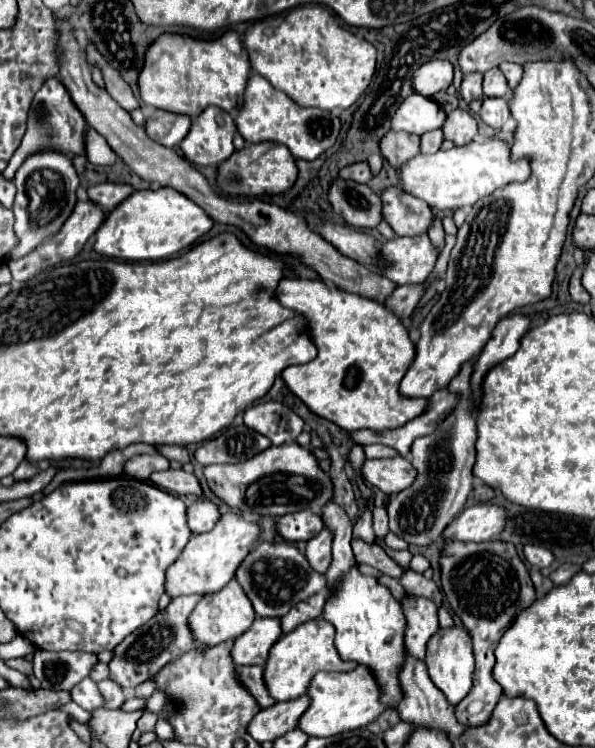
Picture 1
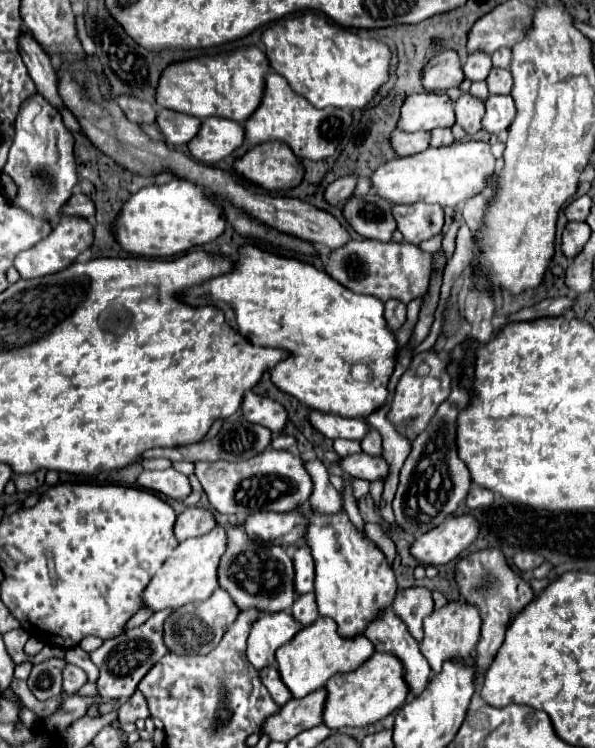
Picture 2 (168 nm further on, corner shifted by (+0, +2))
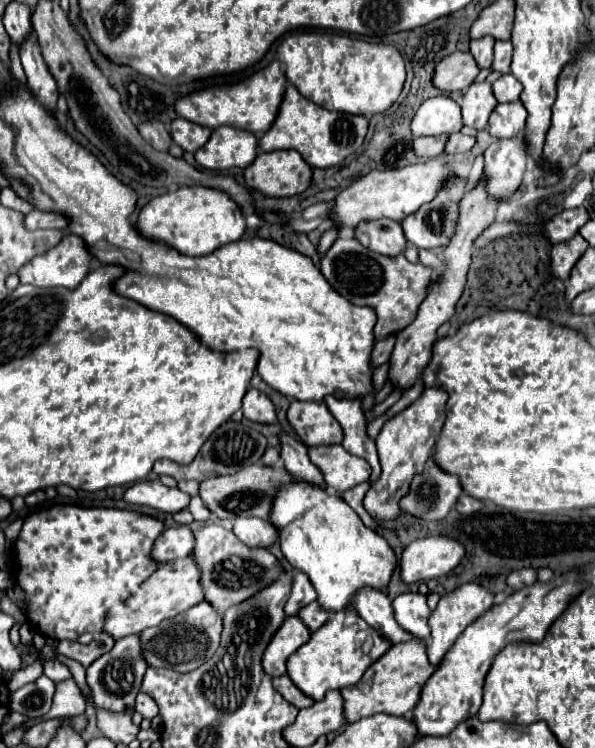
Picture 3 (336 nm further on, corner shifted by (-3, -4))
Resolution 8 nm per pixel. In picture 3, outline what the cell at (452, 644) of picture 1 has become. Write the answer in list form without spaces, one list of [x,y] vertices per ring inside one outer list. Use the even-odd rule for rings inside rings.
[[[466,583],[466,585],[458,587],[458,589],[454,589],[452,593],[444,595],[444,597],[440,599],[438,607],[432,611],[432,615],[430,615],[430,619],[428,619],[428,627],[432,629],[432,639],[430,639],[428,651],[426,651],[430,663],[432,663],[434,667],[438,667],[440,661],[442,661],[442,657],[446,655],[446,651],[448,651],[448,649],[454,645],[454,641],[460,637],[460,633],[462,633],[468,625],[472,625],[480,615],[484,615],[492,605],[494,605],[494,595],[492,595],[488,589],[484,589],[484,587],[476,585],[476,583]]]

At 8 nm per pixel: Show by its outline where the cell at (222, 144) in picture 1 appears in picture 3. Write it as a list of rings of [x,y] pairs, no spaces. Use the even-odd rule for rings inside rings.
[[[218,127],[208,143],[196,151],[196,161],[208,171],[228,171],[232,167],[246,169],[256,159],[258,137],[250,131],[234,127]]]

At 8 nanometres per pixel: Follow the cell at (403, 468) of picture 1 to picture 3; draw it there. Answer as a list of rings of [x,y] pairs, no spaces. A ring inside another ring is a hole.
[[[342,445],[310,447],[308,455],[324,473],[330,491],[342,493],[370,479],[370,465],[362,457],[348,453]]]

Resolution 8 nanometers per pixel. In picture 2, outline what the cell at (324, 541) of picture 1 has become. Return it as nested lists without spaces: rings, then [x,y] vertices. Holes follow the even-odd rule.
[[[301,545],[295,555],[293,555],[293,565],[295,565],[295,579],[293,585],[297,585],[297,595],[313,591],[313,577],[315,577],[315,567],[313,567],[313,557],[311,551]]]

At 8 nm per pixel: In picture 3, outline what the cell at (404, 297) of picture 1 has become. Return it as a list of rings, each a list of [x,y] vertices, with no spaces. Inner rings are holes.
[[[392,333],[392,335],[384,337],[382,341],[378,341],[378,343],[374,345],[374,355],[372,355],[374,367],[378,367],[378,365],[382,365],[382,363],[386,363],[386,361],[390,359],[394,343],[396,343],[396,339],[394,339],[394,333]]]

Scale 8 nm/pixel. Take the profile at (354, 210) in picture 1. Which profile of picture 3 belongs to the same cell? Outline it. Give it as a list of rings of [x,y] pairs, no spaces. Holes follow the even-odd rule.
[[[376,219],[376,221],[362,221],[356,229],[356,239],[364,243],[374,253],[384,255],[400,255],[408,241],[404,239],[400,223],[392,219]]]

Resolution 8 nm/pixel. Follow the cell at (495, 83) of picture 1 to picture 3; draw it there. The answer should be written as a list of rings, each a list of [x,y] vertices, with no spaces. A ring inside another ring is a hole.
[[[502,75],[496,83],[494,83],[494,95],[498,99],[498,103],[510,103],[510,101],[518,101],[522,93],[522,85],[520,81],[514,79],[514,75]]]

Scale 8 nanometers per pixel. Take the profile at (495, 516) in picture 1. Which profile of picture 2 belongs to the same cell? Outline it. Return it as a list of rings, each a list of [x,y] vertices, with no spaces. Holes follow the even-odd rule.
[[[447,517],[441,525],[413,541],[411,557],[419,565],[445,565],[459,557],[475,541],[477,533],[479,527],[473,517]]]

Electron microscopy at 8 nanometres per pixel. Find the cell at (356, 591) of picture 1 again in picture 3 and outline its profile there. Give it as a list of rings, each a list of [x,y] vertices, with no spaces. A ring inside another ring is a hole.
[[[302,481],[290,483],[276,497],[270,521],[280,527],[280,547],[286,561],[308,575],[322,609],[334,613],[348,609],[352,599],[364,587],[372,587],[376,591],[388,589],[396,567],[392,547],[374,529],[368,529],[354,509],[340,499],[340,495]]]

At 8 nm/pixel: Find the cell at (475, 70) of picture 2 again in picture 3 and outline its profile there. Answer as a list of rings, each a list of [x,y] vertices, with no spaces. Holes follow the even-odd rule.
[[[492,37],[470,41],[470,53],[474,55],[480,69],[488,69],[492,65],[492,49],[494,49]]]

